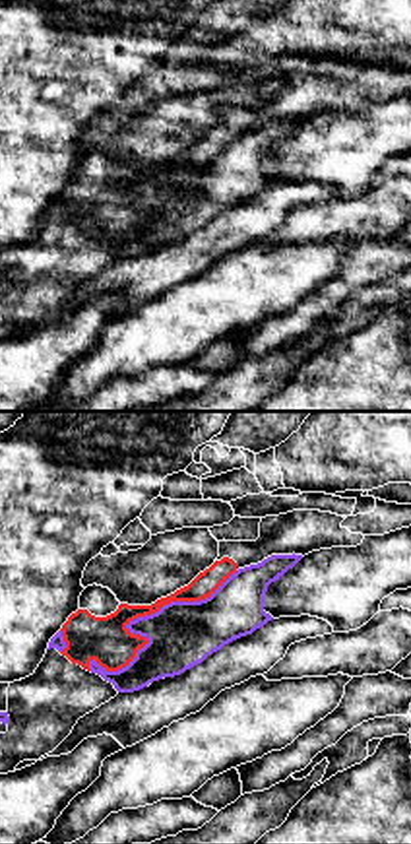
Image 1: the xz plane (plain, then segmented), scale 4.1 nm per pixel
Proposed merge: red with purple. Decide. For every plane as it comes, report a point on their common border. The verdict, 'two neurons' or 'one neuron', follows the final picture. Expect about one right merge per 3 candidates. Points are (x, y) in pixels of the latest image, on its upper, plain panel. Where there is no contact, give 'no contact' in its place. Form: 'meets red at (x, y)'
meets red at (136, 183)

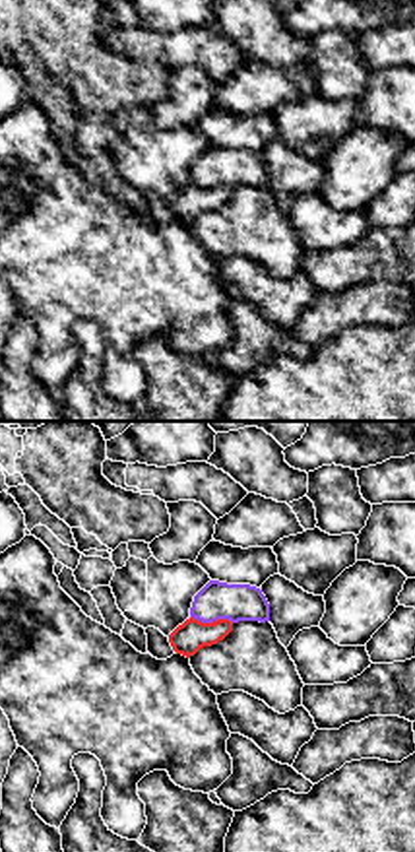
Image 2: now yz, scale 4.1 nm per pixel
meets red at (214, 187)

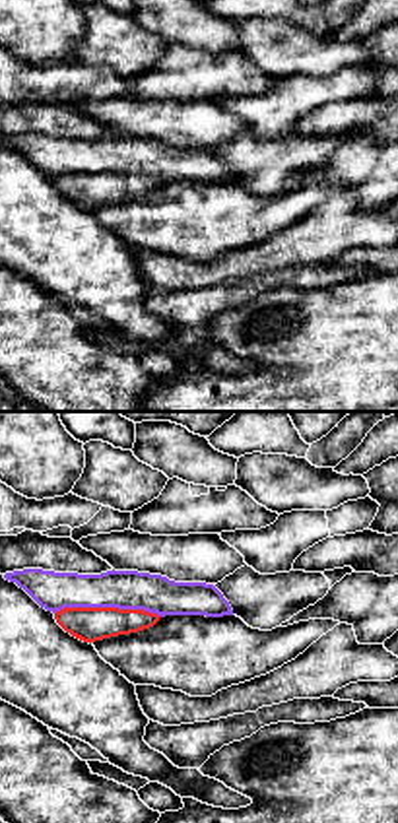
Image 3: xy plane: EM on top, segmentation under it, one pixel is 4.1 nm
meets red at (109, 173)

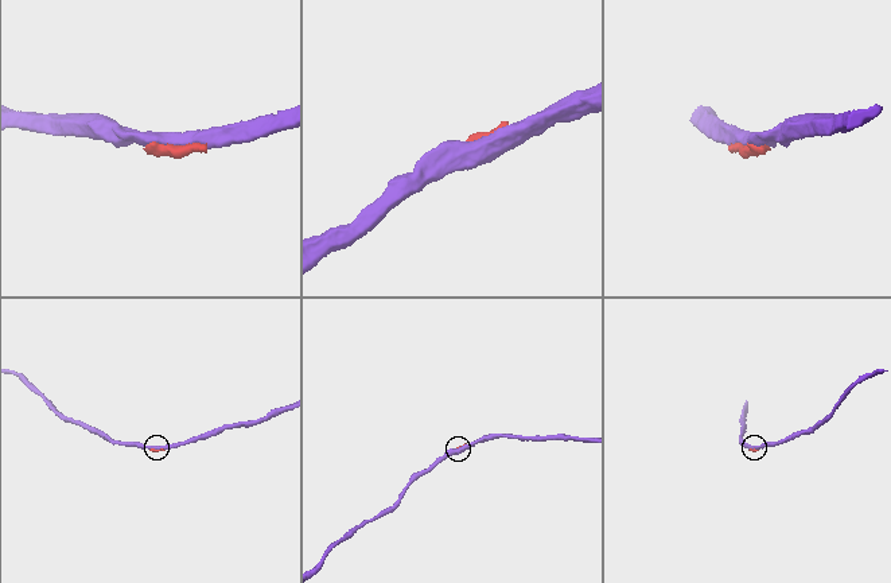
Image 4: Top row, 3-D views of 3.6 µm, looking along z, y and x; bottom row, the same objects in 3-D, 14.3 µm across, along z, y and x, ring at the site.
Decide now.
two neurons

